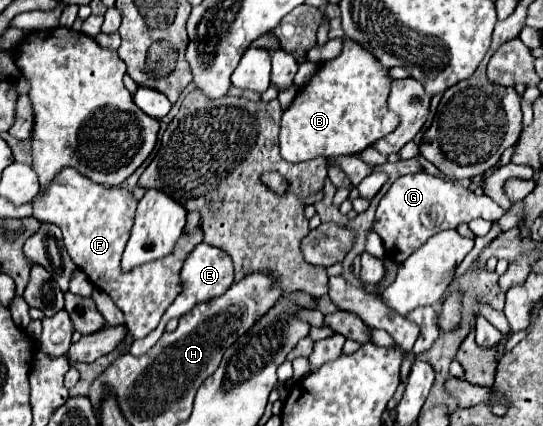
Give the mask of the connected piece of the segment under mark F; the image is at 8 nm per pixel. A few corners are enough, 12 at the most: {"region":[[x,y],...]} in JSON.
{"region":[[64,168],[32,200],[134,338],[182,292],[200,228],[124,274],[136,200]]}

